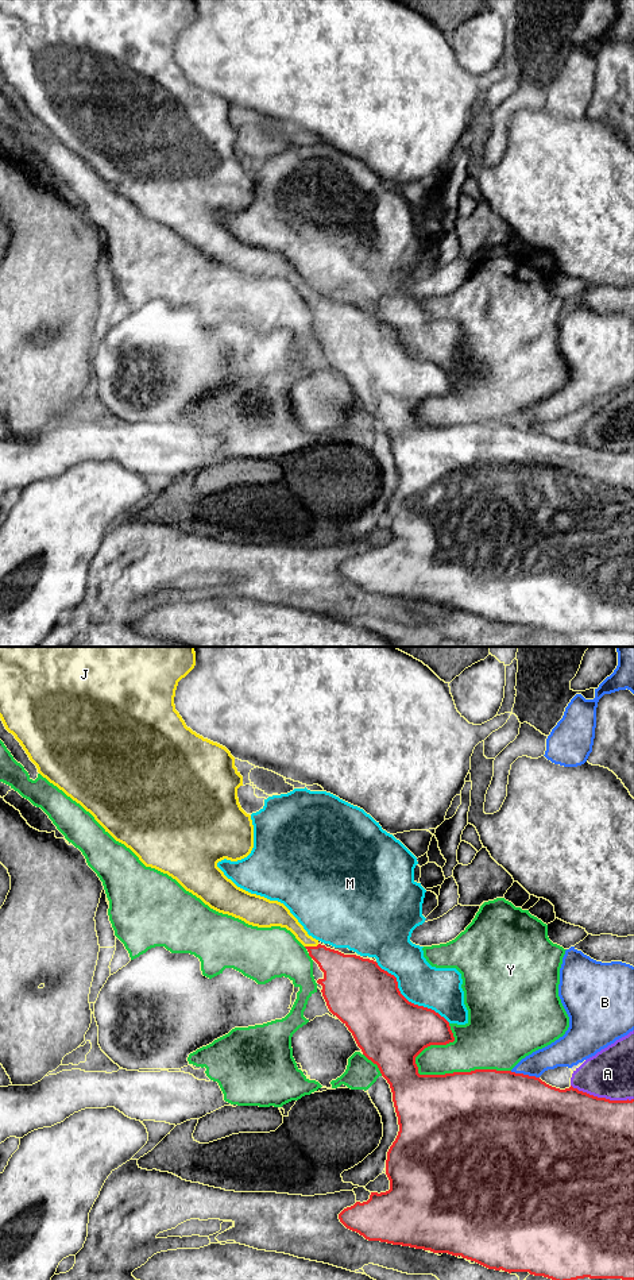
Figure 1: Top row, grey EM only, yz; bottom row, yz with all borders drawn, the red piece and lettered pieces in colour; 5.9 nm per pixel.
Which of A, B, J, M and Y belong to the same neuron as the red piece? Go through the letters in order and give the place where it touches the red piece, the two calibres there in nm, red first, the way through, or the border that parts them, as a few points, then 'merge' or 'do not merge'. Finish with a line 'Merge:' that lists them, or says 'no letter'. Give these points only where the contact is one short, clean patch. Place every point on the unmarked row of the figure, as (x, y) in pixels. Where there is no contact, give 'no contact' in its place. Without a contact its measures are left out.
A: meets red in yz at (602, 450); 500 nm thick on the red side, 280 nm on the other; do not merge
B: meets red in yz at (525, 427); 500 nm thick on the red side, 160 nm on the other; do not merge
J: meets red in yz at (312, 299); 240 nm thick on the red side, 120 nm on the other; merge
M: meets red in yz at (406, 351); 420 nm thick on the red side, 260 nm on the other; do not merge
Y: meets red in yz at (457, 424); 500 nm thick on the red side, 320 nm on the other; do not merge
Merge: J

